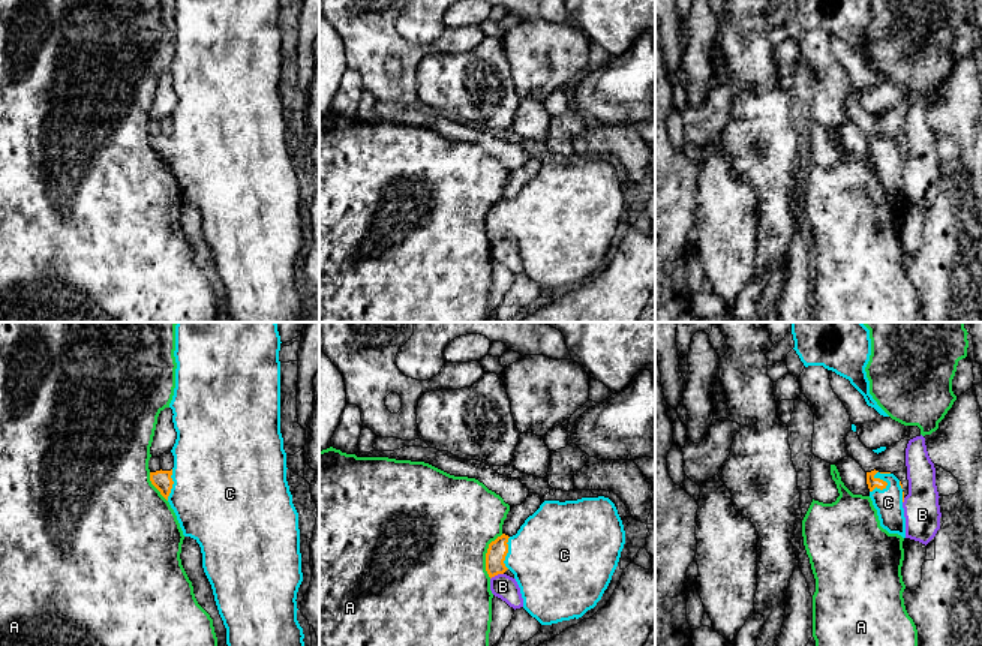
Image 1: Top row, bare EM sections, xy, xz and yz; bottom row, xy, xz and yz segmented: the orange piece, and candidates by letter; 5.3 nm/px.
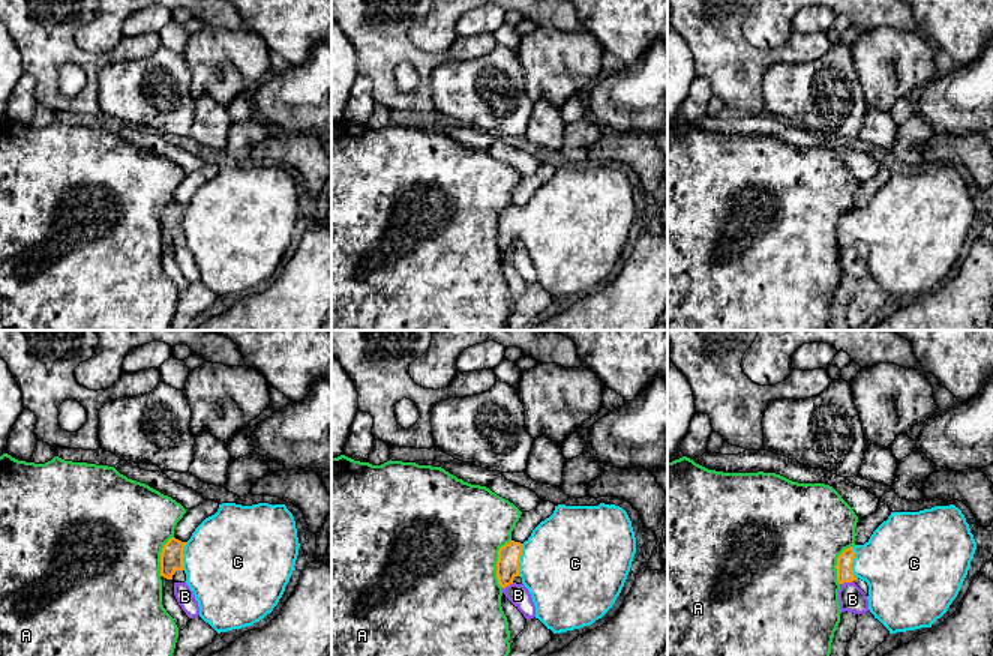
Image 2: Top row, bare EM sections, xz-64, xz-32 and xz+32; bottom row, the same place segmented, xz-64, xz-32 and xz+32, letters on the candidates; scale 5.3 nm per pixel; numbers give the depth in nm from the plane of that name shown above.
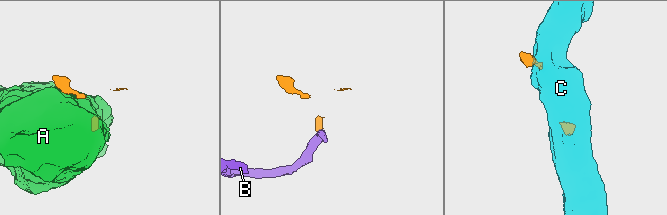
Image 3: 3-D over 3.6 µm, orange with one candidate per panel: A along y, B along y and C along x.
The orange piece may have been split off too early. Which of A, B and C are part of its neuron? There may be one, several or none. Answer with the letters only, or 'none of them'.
C

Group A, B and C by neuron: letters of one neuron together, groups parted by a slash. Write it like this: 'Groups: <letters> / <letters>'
Groups: A / B / C

